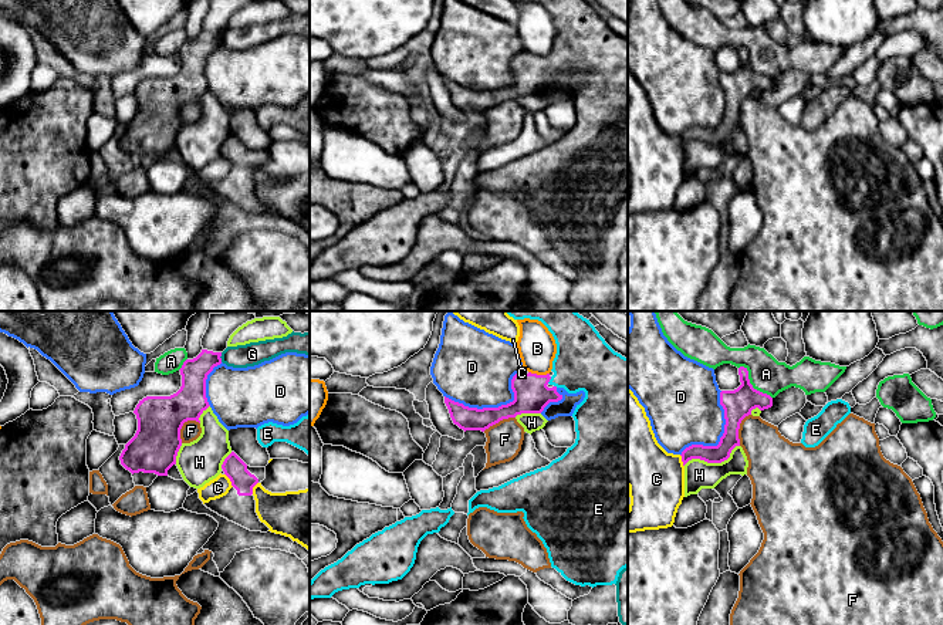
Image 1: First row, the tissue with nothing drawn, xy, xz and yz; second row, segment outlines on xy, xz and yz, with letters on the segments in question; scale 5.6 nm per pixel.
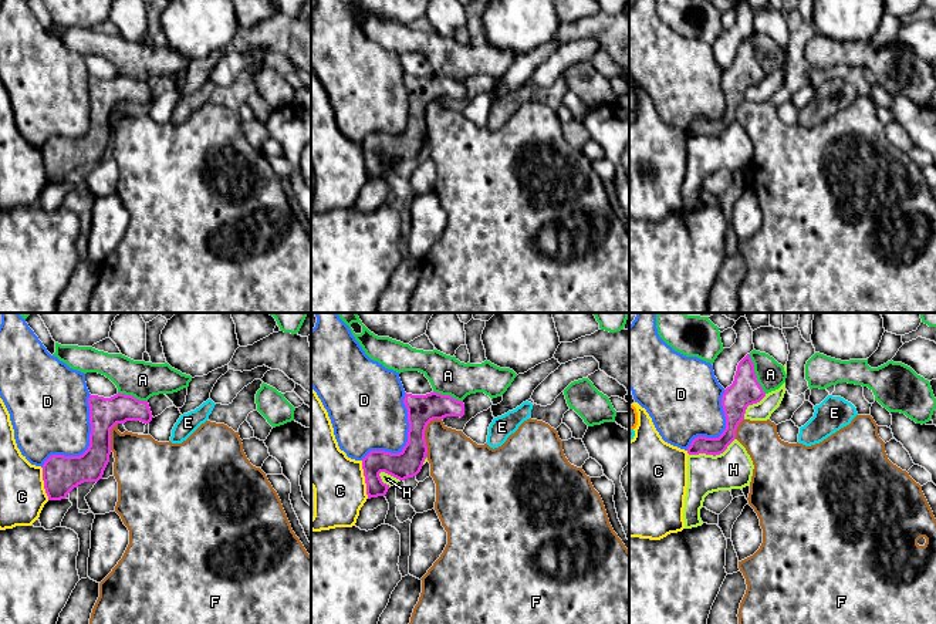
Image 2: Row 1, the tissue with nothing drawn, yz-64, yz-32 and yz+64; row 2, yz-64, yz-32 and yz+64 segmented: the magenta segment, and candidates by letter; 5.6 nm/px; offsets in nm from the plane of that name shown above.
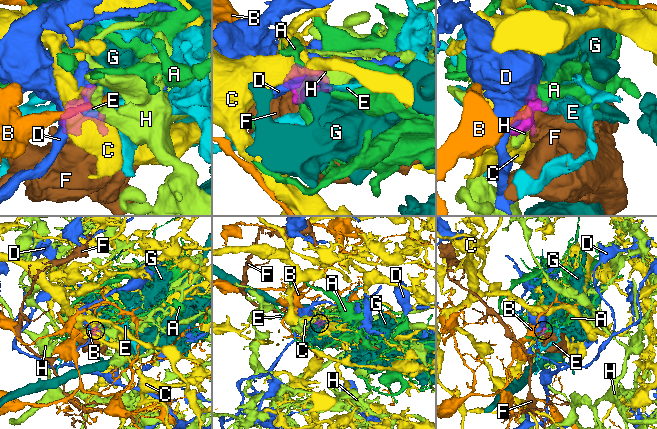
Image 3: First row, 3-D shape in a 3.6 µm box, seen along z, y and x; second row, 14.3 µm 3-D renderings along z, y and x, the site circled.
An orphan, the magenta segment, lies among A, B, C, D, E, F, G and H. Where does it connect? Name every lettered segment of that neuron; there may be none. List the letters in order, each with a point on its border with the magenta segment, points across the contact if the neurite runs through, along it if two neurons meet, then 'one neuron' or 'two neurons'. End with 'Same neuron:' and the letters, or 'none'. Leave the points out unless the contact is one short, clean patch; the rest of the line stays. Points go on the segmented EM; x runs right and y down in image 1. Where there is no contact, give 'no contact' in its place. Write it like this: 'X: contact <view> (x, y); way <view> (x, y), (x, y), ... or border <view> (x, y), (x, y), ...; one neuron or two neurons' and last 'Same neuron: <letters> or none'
A: contact yz (751, 385); border yz (740, 365), (747, 371), (749, 382), (771, 398); two neurons
B: contact xz (538, 375); border xz (529, 371), (548, 374); two neurons
C: contact xy (230, 480); two neurons
D: contact xz (493, 408); two neurons
E: contact xz (550, 378); way xz (531, 395), (550, 378), (563, 378), (584, 361); one neuron
F: contact xy (182, 425); border xy (198, 421), (186, 421), (183, 424), (181, 442); two neurons
G: contact xy (220, 355); border xy (222, 352), (220, 361); two neurons
H: contact yz (712, 462); two neurons
Same neuron: E

